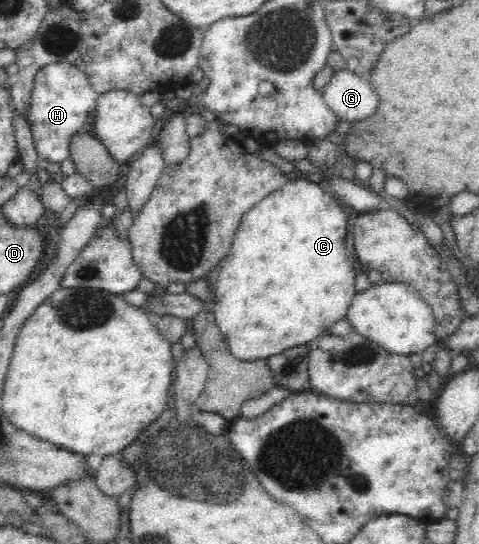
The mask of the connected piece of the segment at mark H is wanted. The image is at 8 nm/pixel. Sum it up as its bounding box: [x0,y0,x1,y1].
[26,62,99,164]

